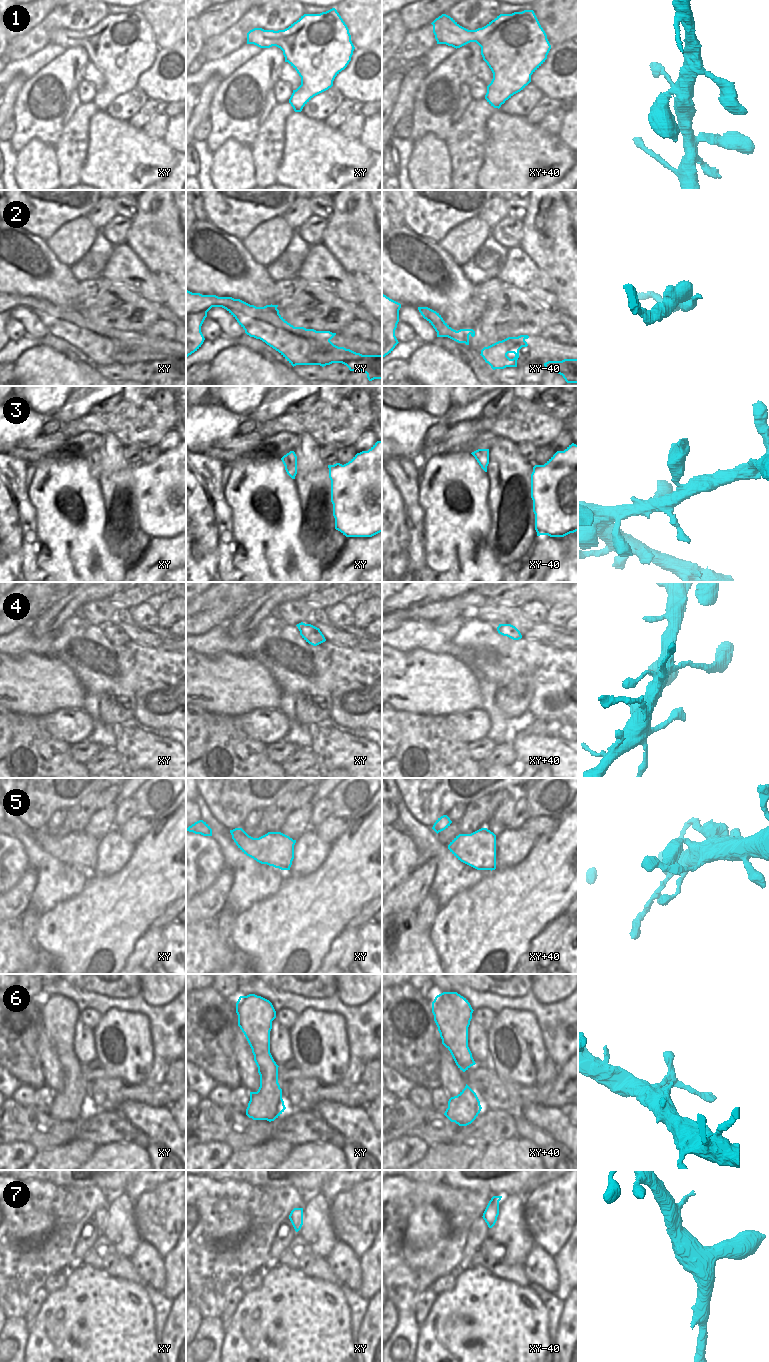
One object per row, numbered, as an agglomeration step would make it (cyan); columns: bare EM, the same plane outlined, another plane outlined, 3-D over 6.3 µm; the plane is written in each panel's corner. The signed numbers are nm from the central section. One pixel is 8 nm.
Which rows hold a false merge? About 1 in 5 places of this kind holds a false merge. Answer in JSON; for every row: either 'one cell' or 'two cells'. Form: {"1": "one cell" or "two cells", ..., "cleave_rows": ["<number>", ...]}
{"1": "one cell", "2": "two cells", "3": "one cell", "4": "one cell", "5": "one cell", "6": "two cells", "7": "one cell", "cleave_rows": ["2", "6"]}

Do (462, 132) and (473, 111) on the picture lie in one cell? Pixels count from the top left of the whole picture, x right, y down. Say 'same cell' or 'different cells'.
same cell

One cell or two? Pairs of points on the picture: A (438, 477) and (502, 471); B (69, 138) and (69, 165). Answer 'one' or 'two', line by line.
A: two
B: one

